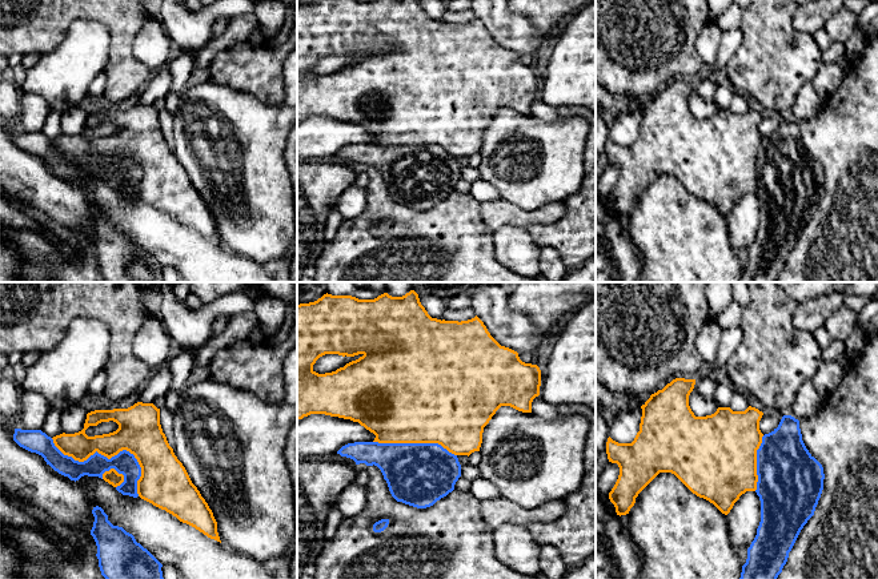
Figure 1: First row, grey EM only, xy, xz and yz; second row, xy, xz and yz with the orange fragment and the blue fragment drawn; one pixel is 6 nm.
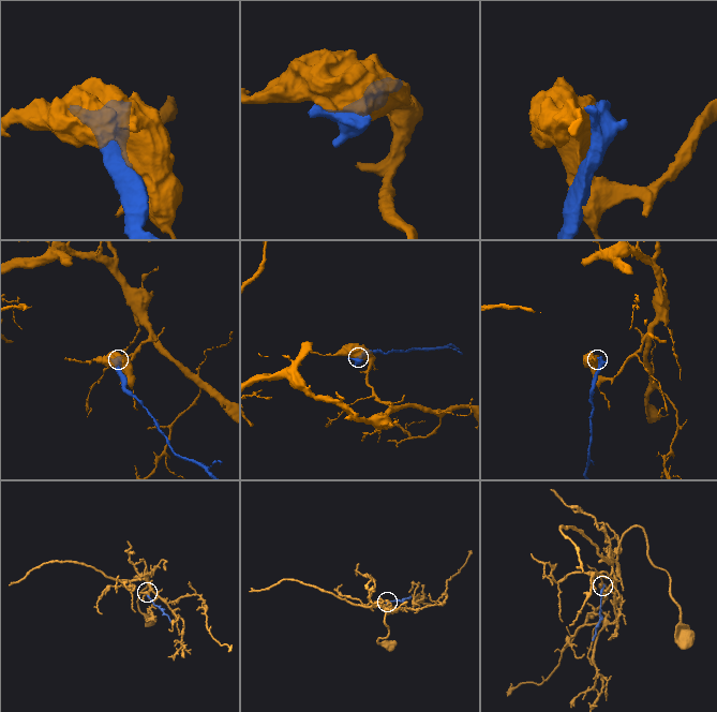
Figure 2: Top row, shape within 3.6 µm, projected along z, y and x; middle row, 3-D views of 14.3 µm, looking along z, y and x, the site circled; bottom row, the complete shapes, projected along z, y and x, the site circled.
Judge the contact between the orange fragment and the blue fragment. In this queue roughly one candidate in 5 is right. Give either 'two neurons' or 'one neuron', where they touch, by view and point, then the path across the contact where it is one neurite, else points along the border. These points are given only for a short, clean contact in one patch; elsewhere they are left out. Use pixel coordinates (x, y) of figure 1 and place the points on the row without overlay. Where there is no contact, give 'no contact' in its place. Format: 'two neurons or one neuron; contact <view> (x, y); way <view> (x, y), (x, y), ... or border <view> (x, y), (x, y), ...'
two neurons; contact xy (111, 159)

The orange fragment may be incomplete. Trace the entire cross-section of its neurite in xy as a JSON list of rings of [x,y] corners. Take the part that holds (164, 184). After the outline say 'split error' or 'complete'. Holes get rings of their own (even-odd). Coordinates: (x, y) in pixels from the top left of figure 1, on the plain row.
[[[153,105],[91,113],[81,133],[63,134],[52,141],[64,157],[79,164],[96,153],[108,161],[123,152],[129,153],[141,169],[139,198],[221,245],[213,214],[169,148],[160,126],[160,110]],[[109,122],[119,126],[116,133],[95,138],[85,136],[89,128]]]; complete

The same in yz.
[[[675,80],[652,96],[641,108],[640,133],[632,145],[608,140],[608,161],[620,169],[618,181],[609,194],[617,217],[629,216],[638,196],[659,174],[674,176],[693,196],[709,202],[725,217],[742,196],[757,192],[757,152],[763,138],[759,132],[763,114],[751,108],[745,113],[718,109],[711,117],[695,118],[689,108],[694,87],[695,81]]]; complete

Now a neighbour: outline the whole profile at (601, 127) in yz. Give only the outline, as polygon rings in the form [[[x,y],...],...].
[[[596,112],[596,185],[604,169],[609,165],[606,144],[609,140],[609,126],[602,116]]]

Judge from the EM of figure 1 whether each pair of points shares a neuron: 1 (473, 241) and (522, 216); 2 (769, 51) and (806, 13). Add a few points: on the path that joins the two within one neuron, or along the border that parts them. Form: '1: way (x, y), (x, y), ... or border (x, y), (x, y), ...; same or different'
1: border (480, 202), (480, 216), (493, 230); different
2: border (793, 13), (793, 25), (798, 31), (812, 35); different

